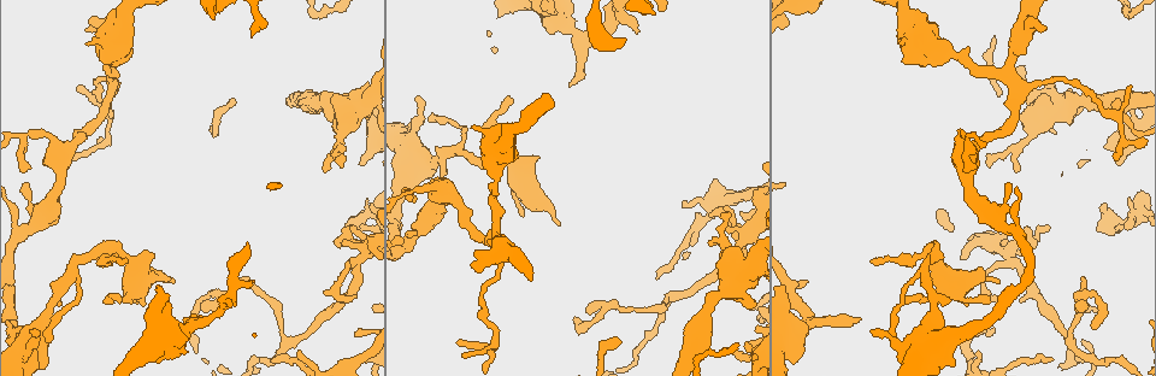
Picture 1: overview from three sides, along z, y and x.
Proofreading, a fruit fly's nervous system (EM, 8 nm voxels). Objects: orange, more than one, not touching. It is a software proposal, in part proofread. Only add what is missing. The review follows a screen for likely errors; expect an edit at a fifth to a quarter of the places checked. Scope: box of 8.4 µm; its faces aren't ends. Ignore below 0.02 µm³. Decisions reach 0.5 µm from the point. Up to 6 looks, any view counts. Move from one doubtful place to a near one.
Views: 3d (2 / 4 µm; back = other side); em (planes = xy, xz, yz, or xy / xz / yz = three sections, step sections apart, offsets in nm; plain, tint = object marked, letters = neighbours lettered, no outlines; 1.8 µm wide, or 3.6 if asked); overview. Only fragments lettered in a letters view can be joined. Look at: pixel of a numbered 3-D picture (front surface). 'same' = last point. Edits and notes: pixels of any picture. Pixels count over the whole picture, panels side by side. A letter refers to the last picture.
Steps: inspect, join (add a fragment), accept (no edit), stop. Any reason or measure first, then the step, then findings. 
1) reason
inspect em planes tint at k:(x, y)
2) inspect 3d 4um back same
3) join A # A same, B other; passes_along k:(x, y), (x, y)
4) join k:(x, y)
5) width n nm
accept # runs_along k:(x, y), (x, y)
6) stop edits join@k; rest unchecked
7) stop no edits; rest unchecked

an open end
inspect 3d 2um at 1:(739, 212)

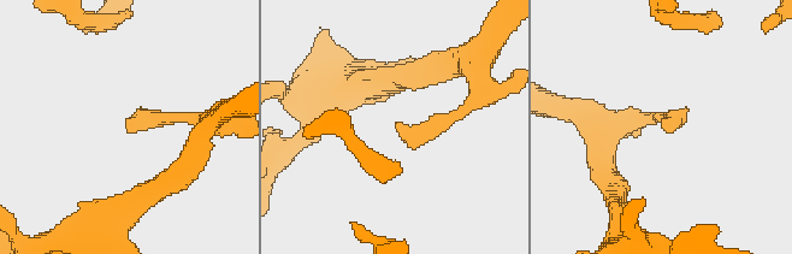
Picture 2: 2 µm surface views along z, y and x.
inspect em 3.6um planes plain at 2:(129, 125)

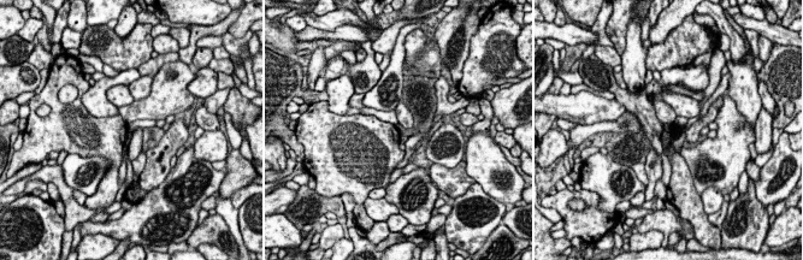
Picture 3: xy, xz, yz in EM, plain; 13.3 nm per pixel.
inspect em 3.6um planes letters same

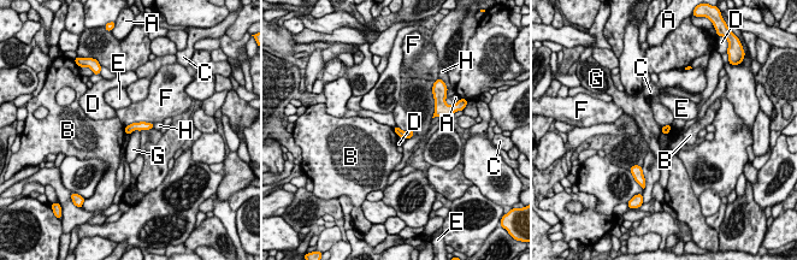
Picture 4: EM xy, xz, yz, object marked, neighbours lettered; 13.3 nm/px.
longest_contact F 380 nm
accept # A other, B other, C other, D other, E other, F other, G other, H other; no lettered fragment goes on from it

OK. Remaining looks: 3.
an open end
inspect 3d 4um at 1:(569, 83)

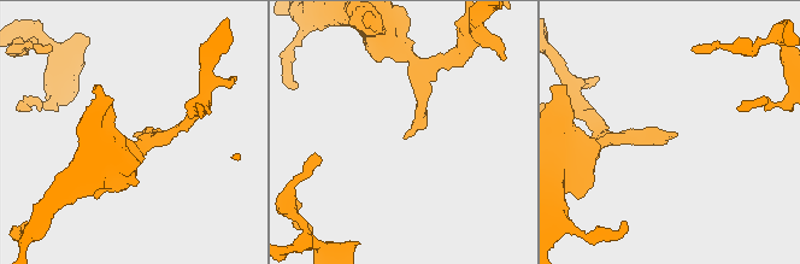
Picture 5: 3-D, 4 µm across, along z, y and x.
inspect em planes plain at 5:(674, 136)

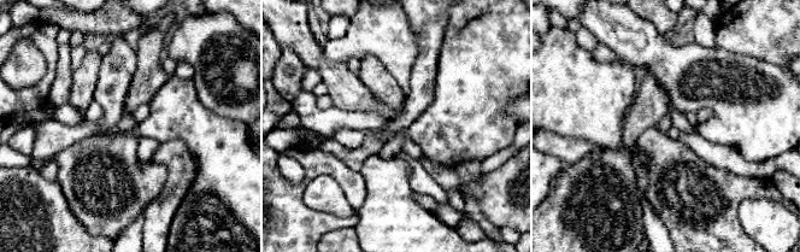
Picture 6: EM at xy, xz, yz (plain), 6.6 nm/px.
see the neighbours
inspect em planes letters same

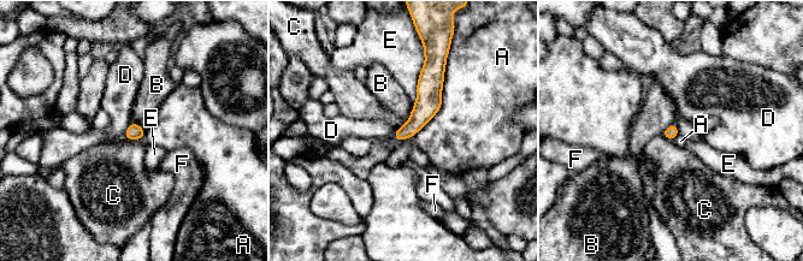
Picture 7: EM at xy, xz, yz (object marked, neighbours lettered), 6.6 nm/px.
longest_contact A 650 nm
accept # A other, B other, C other, D other, E other, F other; runs_along 7:(429, 67), (429, 102), (399, 137); none of them fits

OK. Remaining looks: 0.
stop no edits; rest unchecked

